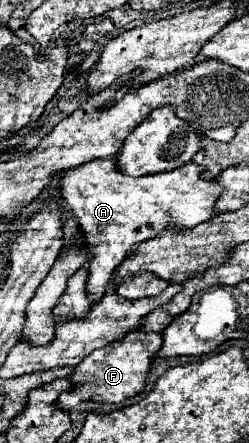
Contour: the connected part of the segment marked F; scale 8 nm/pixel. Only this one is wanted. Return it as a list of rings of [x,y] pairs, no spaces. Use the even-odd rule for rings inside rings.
[[[138,329],[138,331],[130,331],[128,337],[116,341],[116,343],[96,349],[92,355],[84,357],[84,361],[74,367],[74,373],[70,377],[72,389],[64,391],[58,397],[56,407],[70,411],[80,401],[88,401],[88,399],[120,403],[126,397],[134,397],[136,393],[140,393],[144,389],[146,373],[156,355],[156,349],[160,349],[160,341],[162,341],[160,333],[142,333]]]

